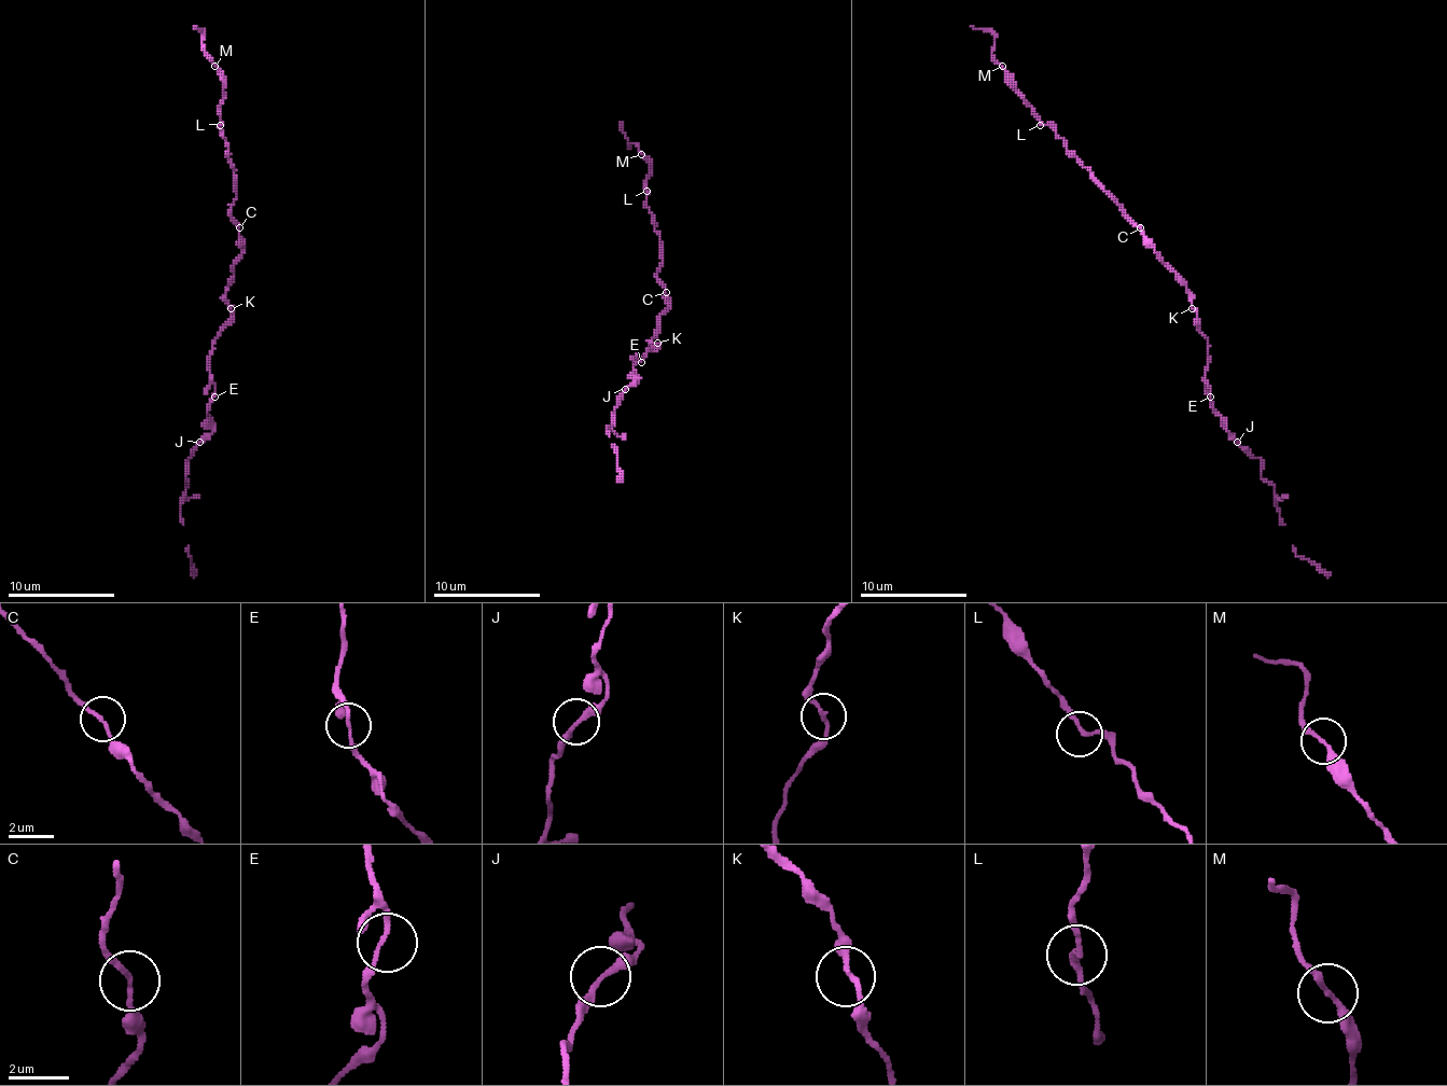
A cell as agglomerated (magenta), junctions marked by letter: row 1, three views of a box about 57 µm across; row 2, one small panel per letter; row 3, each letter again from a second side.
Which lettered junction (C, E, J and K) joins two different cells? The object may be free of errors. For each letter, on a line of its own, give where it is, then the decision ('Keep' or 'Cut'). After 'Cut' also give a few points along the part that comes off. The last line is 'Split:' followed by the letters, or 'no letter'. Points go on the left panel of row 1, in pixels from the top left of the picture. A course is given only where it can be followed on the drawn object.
C: Place: (239, 227). Keep
E: Place: (214, 397). Keep
J: Place: (199, 442). Keep
K: Place: (231, 308). Keep
Split: no letter

